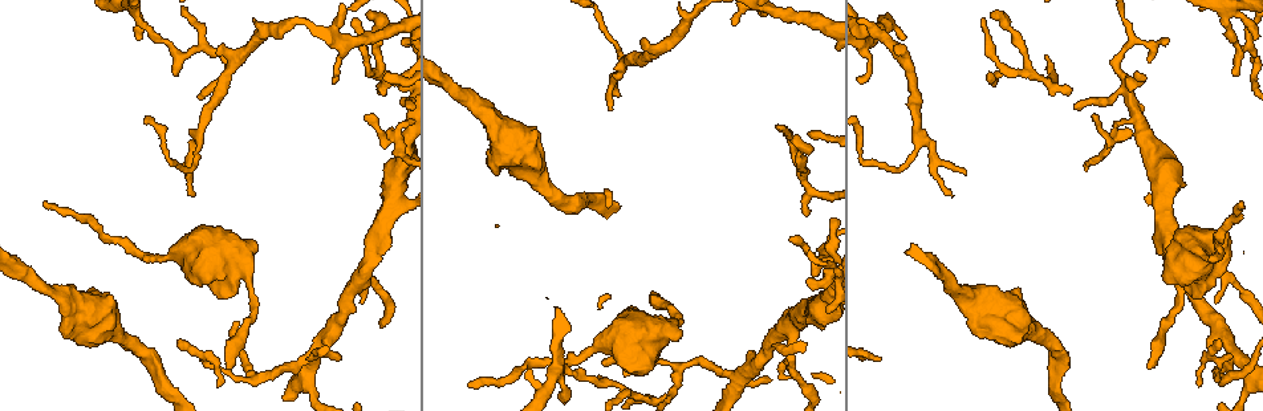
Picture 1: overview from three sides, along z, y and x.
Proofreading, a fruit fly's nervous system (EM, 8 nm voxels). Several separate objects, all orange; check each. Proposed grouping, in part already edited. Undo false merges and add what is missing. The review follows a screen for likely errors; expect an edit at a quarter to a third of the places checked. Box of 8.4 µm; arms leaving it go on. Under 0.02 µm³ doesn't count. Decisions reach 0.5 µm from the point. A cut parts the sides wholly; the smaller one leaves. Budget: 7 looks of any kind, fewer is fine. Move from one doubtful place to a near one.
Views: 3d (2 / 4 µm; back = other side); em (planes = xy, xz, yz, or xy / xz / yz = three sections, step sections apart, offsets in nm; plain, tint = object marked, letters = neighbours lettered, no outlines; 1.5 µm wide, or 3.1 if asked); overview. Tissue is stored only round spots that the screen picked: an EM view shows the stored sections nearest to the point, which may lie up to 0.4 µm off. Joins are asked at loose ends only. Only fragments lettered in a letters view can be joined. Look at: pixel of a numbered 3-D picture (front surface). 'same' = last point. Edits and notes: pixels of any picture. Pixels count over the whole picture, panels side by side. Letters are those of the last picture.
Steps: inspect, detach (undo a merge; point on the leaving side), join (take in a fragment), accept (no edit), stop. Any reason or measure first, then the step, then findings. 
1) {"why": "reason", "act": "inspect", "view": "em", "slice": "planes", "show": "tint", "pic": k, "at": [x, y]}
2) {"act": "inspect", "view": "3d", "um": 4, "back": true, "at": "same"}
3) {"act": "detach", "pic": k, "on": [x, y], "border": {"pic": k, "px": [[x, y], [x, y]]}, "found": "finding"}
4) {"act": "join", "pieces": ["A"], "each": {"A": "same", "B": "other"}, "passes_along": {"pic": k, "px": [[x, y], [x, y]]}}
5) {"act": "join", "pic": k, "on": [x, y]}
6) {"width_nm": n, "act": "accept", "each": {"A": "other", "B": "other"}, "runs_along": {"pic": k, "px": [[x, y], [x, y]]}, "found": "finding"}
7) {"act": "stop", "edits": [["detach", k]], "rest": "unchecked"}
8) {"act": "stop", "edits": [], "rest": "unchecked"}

{"why": "sharp bend", "act": "inspect", "view": "em", "slice": "xy", "step": 4, "show": "tint", "pic": 1, "at": [1163, 198]}

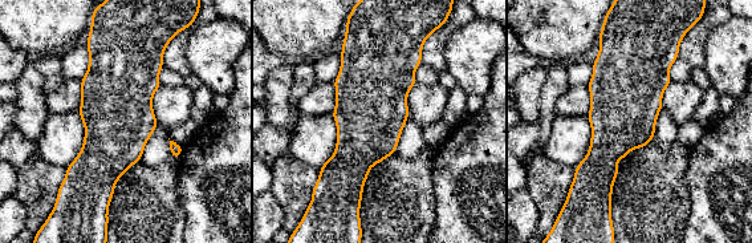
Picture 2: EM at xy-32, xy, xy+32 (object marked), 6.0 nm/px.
{"act": "inspect", "view": "em", "slice": "xy", "step": 4, "show": "letters", "at": "same"}

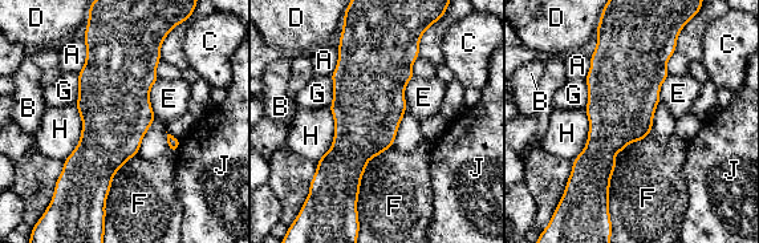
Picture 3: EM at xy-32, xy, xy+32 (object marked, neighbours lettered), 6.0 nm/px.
{"width_nm": 420, "act": "accept", "each": {"A": "other", "B": "other", "C": "other", "D": "other", "E": "other", "F": "other", "G": "other", "H": "other", "J": "other"}, "border": {"pic": 3, "px": [[650, 130], [616, 154], [608, 206]]}, "found": "all the same neuron"}

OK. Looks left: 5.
{"why": "branch stops here", "act": "inspect", "view": "em", "slice": "xy", "step": 8, "show": "letters", "pic": 1, "at": [226, 368]}

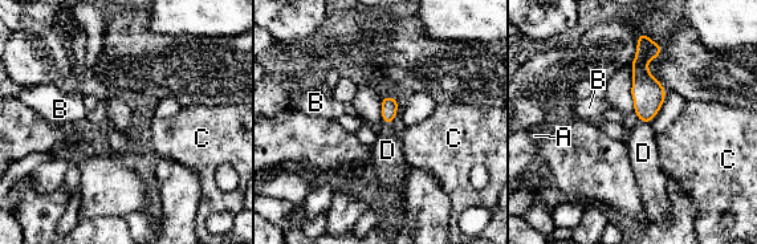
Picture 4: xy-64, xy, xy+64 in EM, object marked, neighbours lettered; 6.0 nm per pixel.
{"width_nm": 100, "act": "join", "pieces": ["D"], "each": {"A": "other", "B": "other", "C": "other", "D": "same"}, "passes_along": {"pic": 4, "px": [[389, 104], [387, 122], [387, 150]]}, "found": "the neuron continues"}

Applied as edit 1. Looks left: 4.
{"act": "inspect", "view": "em", "slice": "planes", "show": "letters", "pic": 1, "at": [970, 297]}

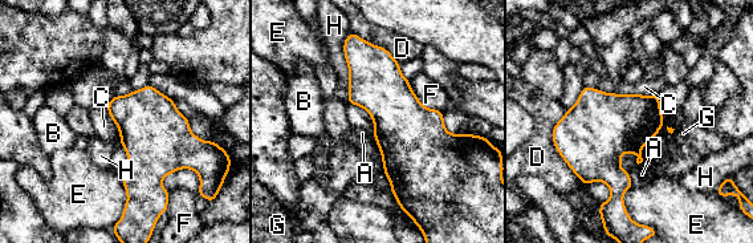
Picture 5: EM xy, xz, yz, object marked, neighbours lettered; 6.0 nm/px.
{"act": "accept", "each": {"A": "other", "B": "other", "C": "other", "D": "other", "E": "other", "F": "other", "G": "other", "H": "other"}, "found": "all the same neuron"}

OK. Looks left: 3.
{"act": "stop", "edits": [["join", 4]], "rest": "unchecked"}

